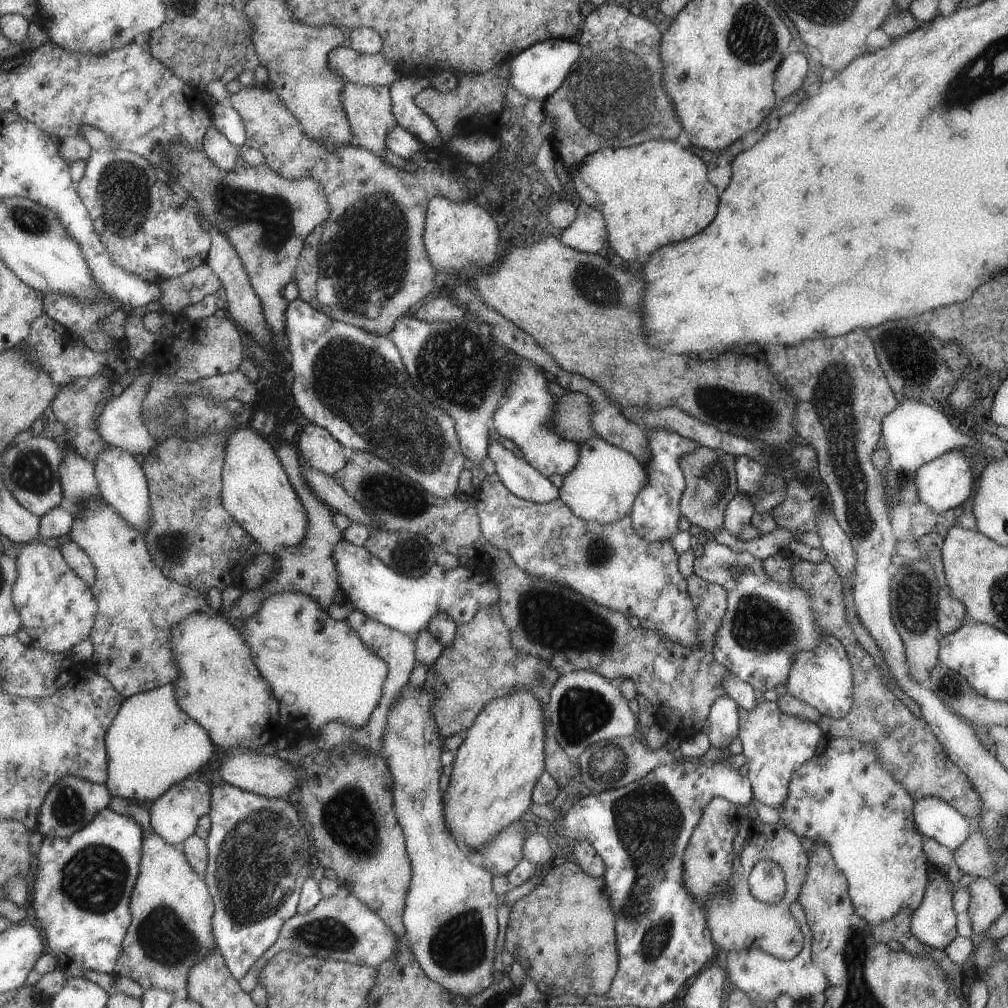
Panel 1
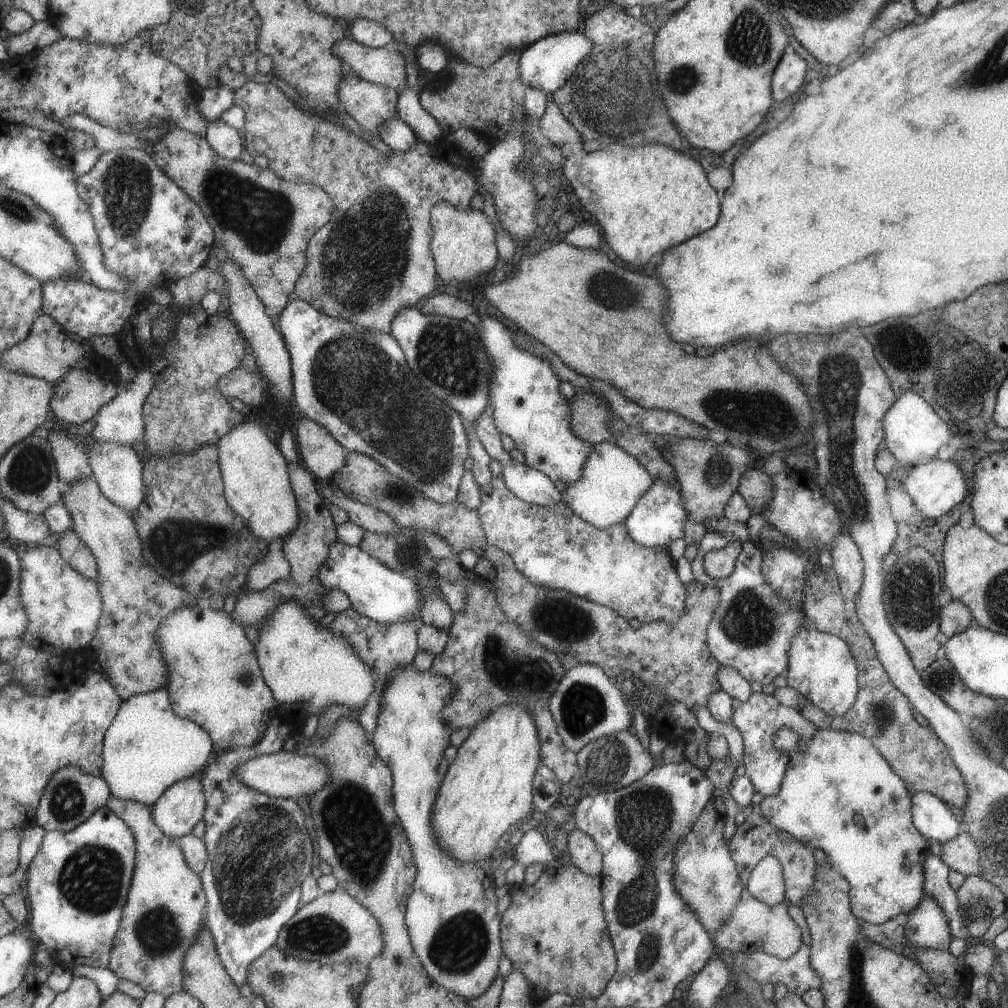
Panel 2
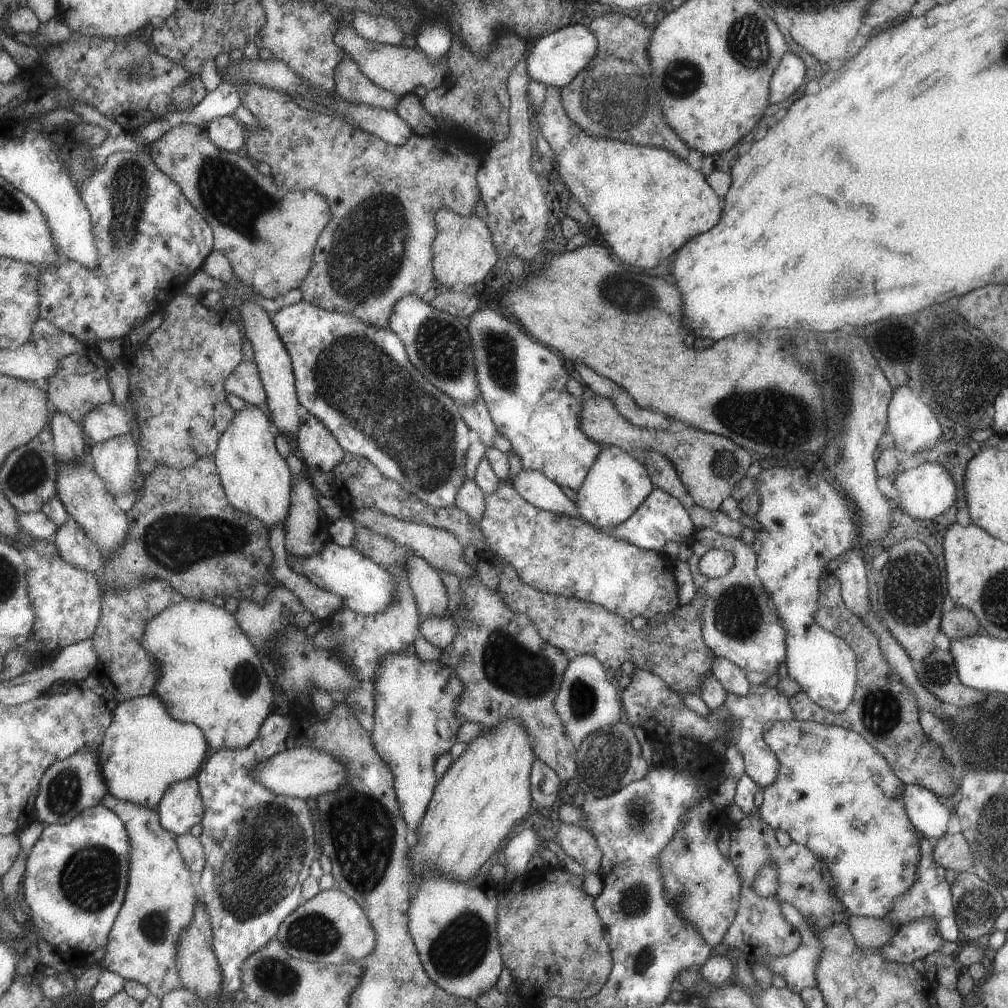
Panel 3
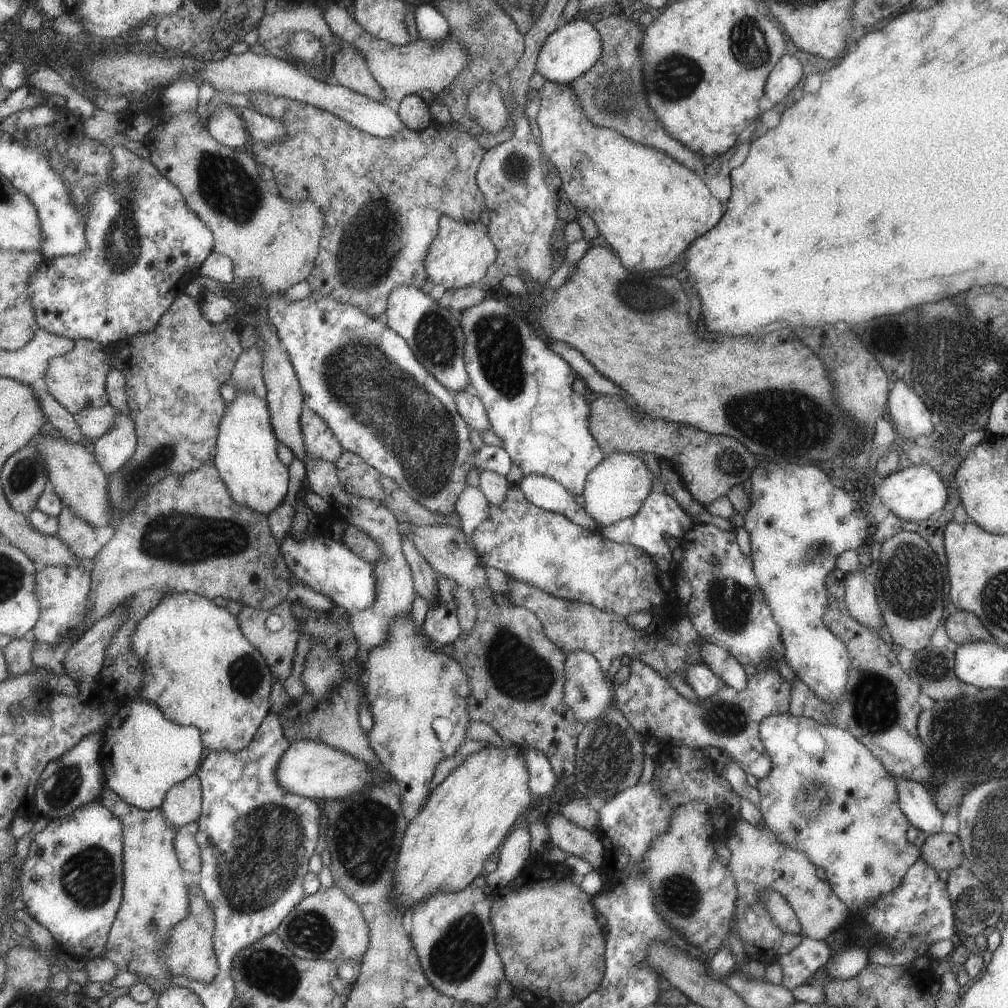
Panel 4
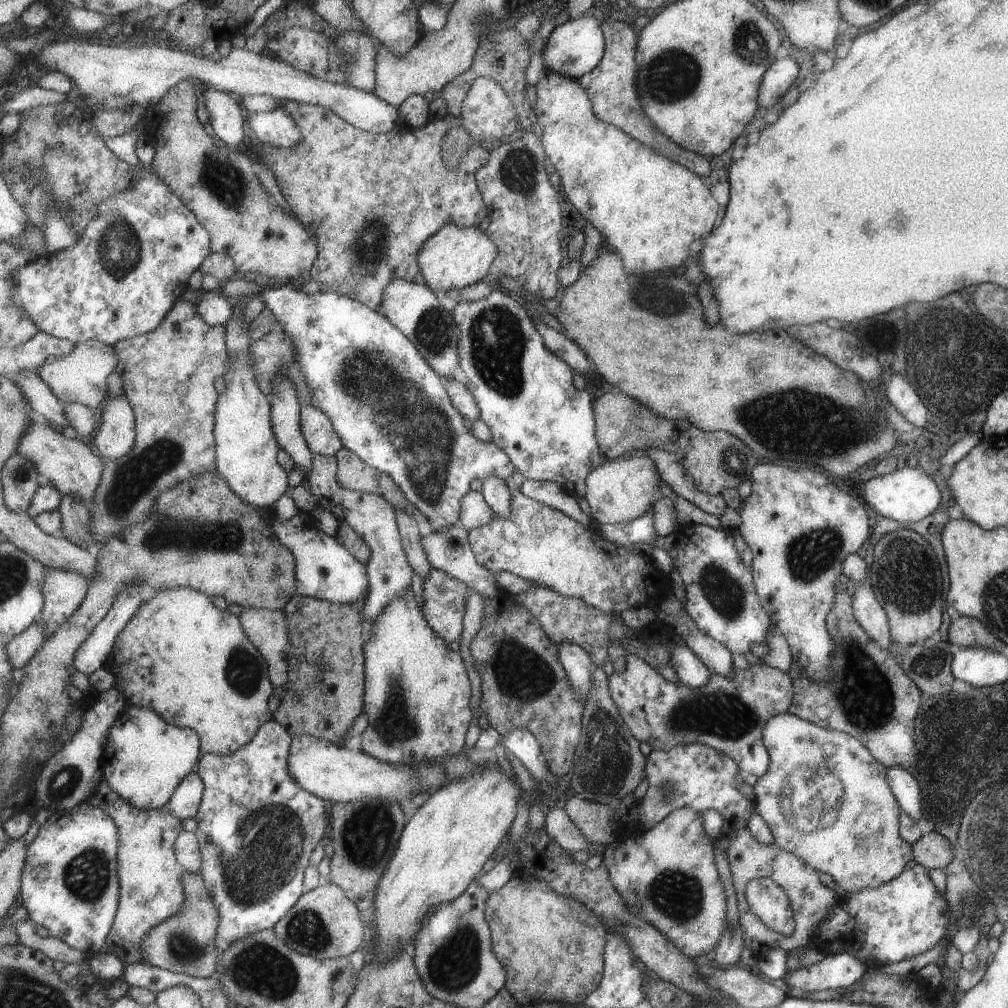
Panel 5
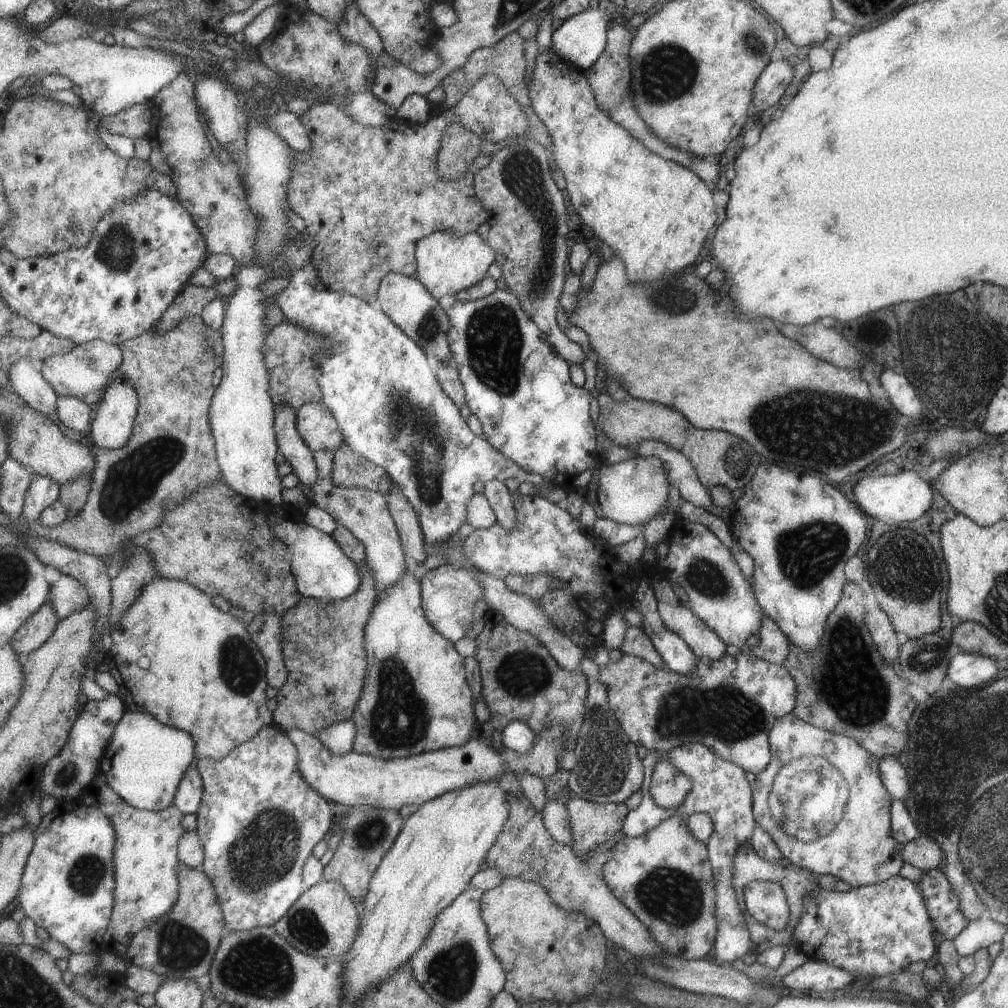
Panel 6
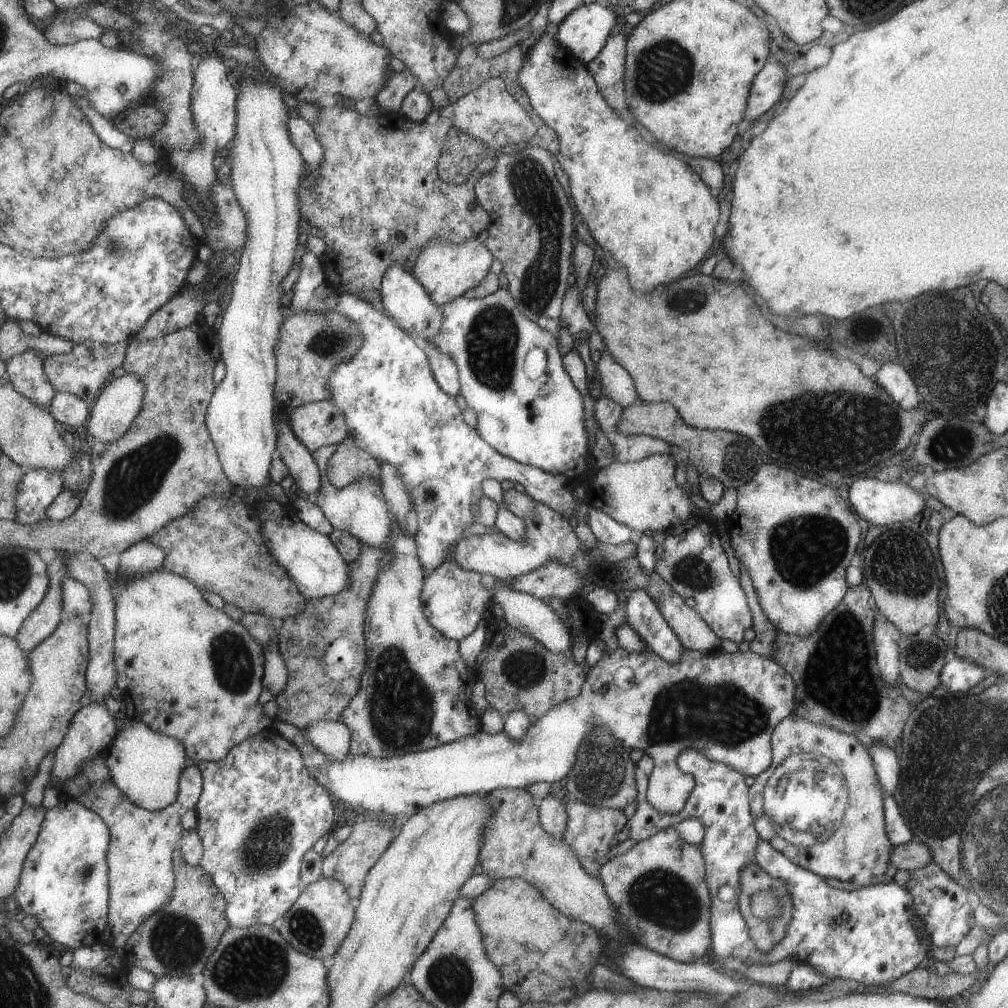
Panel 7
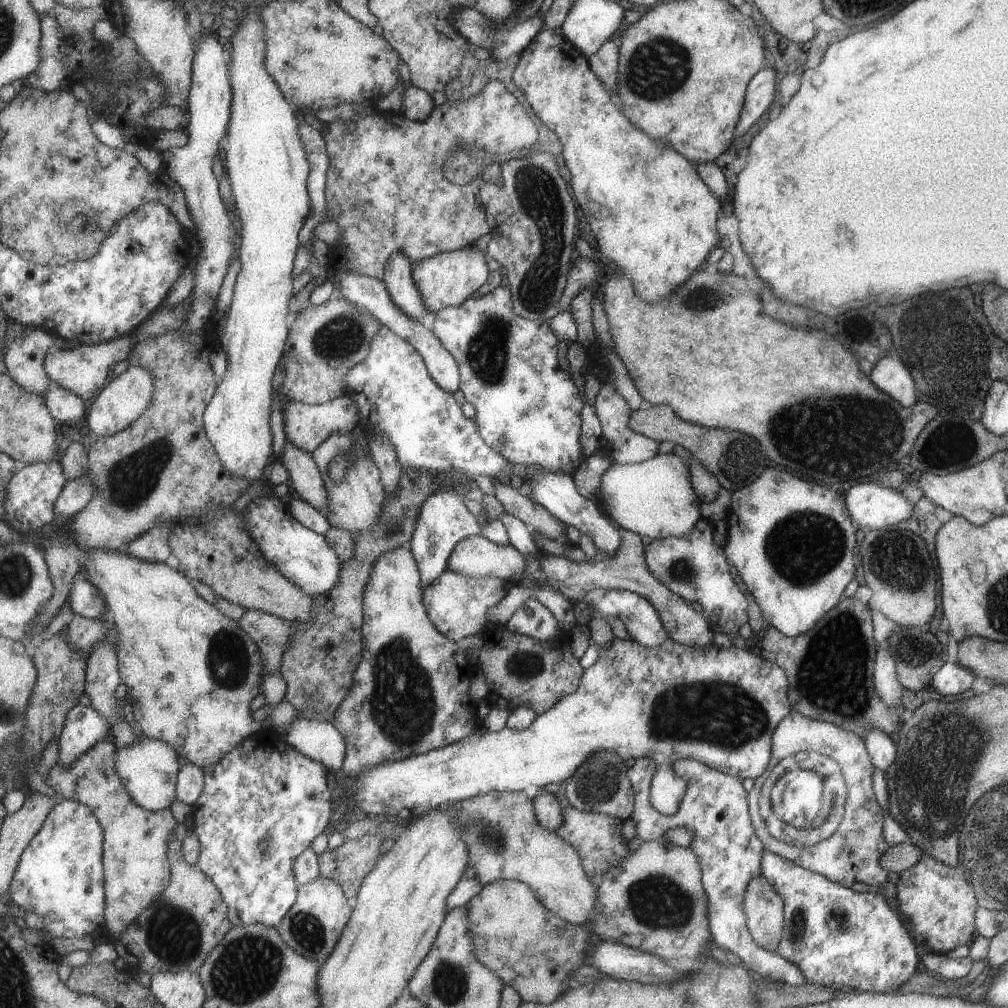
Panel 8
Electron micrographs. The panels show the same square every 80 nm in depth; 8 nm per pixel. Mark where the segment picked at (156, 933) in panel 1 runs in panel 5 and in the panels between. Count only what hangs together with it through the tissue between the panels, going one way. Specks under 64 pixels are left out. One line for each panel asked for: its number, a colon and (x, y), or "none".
2: (166, 910)
3: (161, 902)
4: (156, 897)
5: (151, 877)

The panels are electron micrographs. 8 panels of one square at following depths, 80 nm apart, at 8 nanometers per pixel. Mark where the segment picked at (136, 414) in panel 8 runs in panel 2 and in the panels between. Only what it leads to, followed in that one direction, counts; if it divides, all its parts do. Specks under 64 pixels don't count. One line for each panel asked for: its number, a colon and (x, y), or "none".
2: (118, 470)
3: (117, 461)
4: (113, 449)
5: (116, 437)
6: (116, 415)
7: (119, 406)

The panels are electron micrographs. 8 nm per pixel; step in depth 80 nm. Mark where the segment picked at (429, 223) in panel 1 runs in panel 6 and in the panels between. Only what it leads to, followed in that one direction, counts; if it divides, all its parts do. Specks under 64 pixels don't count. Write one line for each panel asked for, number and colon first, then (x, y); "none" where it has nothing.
2: (462, 246)
3: (463, 250)
4: (459, 255)
5: (455, 257)
6: (446, 264)

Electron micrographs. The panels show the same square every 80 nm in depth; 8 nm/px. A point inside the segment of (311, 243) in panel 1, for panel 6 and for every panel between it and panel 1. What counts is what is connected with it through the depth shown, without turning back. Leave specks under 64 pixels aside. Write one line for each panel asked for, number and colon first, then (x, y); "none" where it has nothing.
2: (371, 260)
3: (375, 250)
4: (381, 199)
5: (372, 200)
6: (367, 196)

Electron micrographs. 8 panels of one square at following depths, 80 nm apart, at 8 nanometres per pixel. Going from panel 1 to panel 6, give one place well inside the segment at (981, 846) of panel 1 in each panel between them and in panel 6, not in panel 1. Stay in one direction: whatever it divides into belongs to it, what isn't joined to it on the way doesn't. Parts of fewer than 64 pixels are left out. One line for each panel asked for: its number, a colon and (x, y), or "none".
2: (961, 854)
3: (951, 851)
4: (943, 851)
5: (931, 851)
6: (924, 853)

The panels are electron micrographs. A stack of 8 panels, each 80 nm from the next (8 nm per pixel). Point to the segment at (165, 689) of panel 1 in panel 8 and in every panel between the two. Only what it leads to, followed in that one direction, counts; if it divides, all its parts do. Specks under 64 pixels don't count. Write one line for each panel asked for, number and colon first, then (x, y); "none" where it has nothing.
2: (149, 747)
3: (146, 750)
4: (144, 754)
5: (146, 759)
6: (146, 761)
7: (146, 764)
8: (150, 767)

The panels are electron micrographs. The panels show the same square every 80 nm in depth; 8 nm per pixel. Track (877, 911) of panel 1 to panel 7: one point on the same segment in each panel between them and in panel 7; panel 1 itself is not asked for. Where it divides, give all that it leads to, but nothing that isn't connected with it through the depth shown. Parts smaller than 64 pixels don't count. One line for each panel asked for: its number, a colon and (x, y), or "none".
2: (839, 795)
3: (836, 795)
4: (826, 795)
5: (825, 799)
6: (821, 799)
7: (819, 803)

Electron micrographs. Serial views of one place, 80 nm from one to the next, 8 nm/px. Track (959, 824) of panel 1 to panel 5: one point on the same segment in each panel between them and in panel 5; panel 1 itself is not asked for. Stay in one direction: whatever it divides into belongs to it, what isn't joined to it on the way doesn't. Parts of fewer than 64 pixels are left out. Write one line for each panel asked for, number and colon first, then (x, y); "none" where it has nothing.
2: (933, 819)
3: (929, 818)
4: (913, 798)
5: (905, 789)

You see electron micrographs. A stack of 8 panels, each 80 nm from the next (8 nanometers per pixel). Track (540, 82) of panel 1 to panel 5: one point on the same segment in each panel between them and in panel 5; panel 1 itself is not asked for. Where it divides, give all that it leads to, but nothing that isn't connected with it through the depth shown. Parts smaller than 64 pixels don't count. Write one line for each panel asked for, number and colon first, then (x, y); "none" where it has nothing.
2: (545, 65)
3: (556, 58)
4: (570, 51)
5: (575, 47)

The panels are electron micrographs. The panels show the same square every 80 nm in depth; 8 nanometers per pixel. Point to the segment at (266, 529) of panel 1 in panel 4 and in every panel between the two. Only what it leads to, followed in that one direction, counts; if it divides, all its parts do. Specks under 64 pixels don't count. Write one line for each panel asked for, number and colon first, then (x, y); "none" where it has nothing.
2: (256, 475)
3: (258, 481)
4: (247, 457)

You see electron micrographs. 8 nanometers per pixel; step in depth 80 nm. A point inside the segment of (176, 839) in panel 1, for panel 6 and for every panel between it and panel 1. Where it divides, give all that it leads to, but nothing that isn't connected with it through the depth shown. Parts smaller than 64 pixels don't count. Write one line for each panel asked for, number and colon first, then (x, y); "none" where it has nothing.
2: (183, 806)
3: (182, 807)
4: (183, 804)
5: (187, 799)
6: (189, 797)

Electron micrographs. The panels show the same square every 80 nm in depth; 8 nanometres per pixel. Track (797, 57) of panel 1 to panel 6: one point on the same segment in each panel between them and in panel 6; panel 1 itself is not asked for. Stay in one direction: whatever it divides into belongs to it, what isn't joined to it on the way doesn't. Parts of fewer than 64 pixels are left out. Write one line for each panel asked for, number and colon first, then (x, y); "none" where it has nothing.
2: (788, 79)
3: (789, 77)
4: (788, 71)
5: (782, 74)
6: (768, 89)

